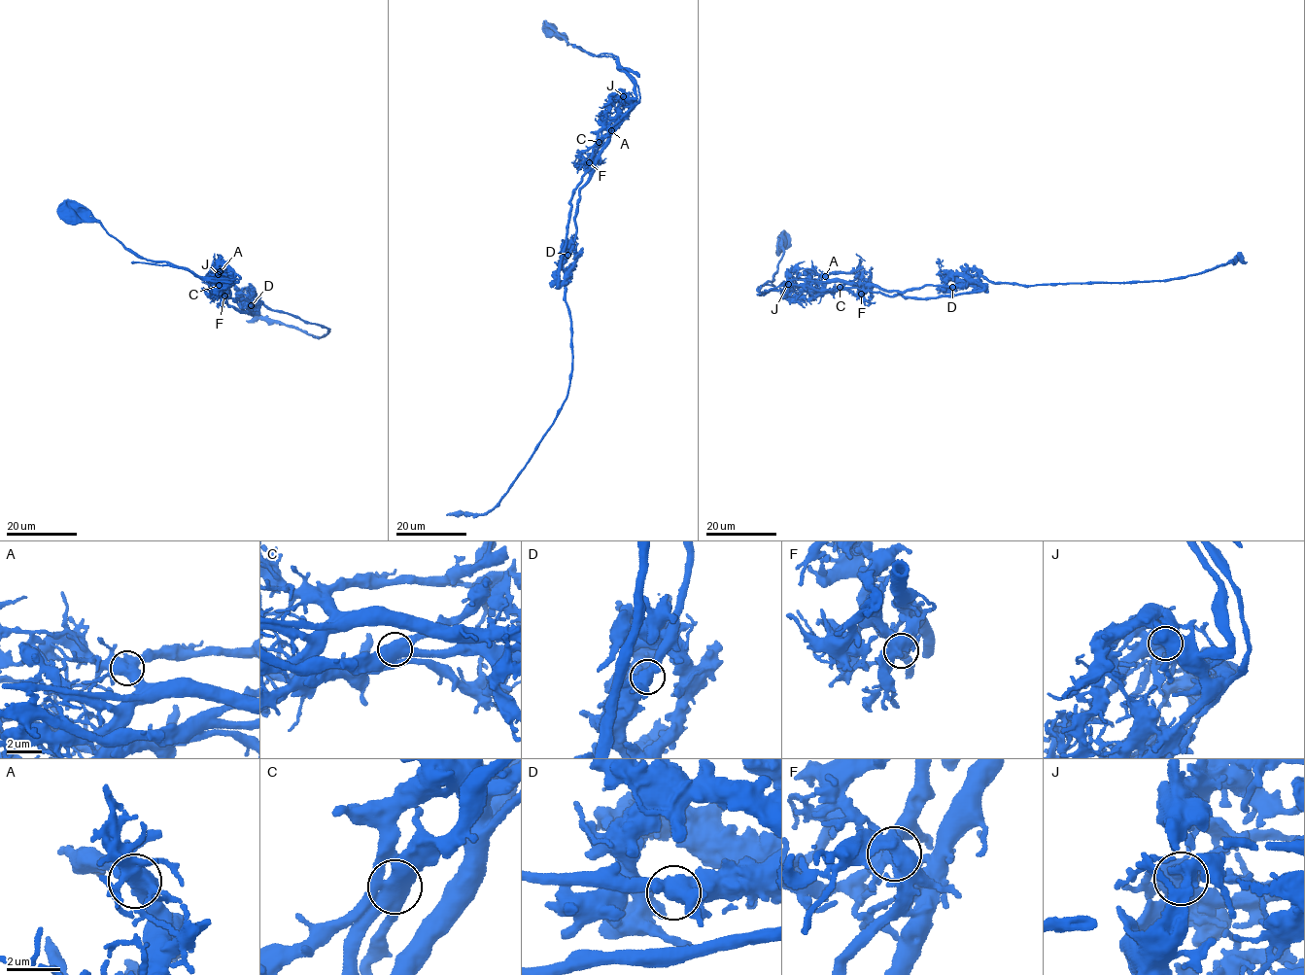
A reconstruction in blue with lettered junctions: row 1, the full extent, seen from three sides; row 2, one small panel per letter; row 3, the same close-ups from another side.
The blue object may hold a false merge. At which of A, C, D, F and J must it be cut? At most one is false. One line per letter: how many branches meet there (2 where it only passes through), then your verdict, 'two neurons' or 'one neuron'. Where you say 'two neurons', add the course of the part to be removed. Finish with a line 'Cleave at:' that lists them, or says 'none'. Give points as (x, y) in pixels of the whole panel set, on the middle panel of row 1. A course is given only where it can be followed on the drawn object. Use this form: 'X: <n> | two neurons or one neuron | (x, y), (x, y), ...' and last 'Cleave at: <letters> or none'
A: 3 | one neuron
C: 4 | two neurons | (599, 142), (605, 128), (563, 267), (572, 347), (566, 399), (498, 502), (487, 513), (446, 514)
D: 4 | one neuron
F: 3 | one neuron
J: 4 | one neuron
Cleave at: C

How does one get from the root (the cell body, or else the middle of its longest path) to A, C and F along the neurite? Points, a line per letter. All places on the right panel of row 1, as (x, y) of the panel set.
A: (784, 242), (772, 281), (760, 285), (761, 292), (810, 286), (825, 276)
C: (784, 242), (772, 281), (760, 285), (761, 292), (784, 291), (793, 285), (833, 291), (840, 287)
F: (784, 242), (772, 281), (760, 285), (761, 292), (784, 291), (793, 285), (832, 291), (857, 288), (861, 294)

